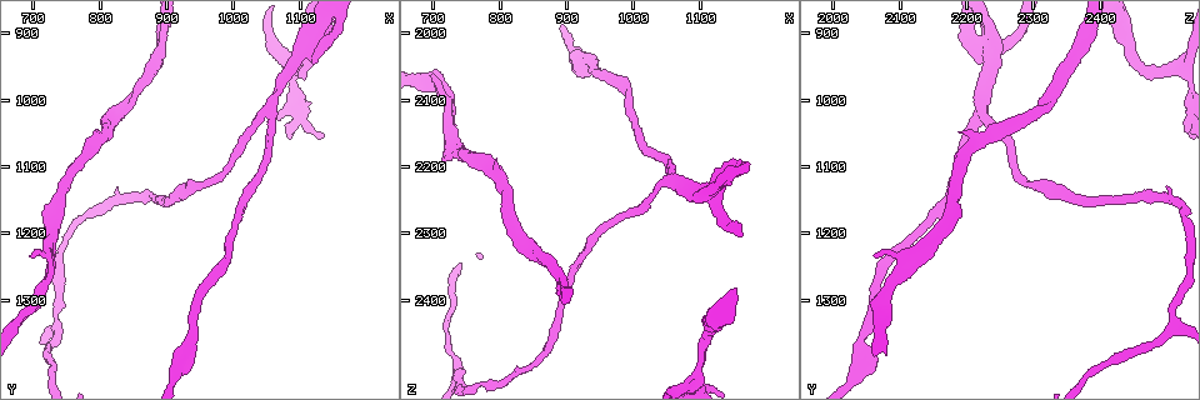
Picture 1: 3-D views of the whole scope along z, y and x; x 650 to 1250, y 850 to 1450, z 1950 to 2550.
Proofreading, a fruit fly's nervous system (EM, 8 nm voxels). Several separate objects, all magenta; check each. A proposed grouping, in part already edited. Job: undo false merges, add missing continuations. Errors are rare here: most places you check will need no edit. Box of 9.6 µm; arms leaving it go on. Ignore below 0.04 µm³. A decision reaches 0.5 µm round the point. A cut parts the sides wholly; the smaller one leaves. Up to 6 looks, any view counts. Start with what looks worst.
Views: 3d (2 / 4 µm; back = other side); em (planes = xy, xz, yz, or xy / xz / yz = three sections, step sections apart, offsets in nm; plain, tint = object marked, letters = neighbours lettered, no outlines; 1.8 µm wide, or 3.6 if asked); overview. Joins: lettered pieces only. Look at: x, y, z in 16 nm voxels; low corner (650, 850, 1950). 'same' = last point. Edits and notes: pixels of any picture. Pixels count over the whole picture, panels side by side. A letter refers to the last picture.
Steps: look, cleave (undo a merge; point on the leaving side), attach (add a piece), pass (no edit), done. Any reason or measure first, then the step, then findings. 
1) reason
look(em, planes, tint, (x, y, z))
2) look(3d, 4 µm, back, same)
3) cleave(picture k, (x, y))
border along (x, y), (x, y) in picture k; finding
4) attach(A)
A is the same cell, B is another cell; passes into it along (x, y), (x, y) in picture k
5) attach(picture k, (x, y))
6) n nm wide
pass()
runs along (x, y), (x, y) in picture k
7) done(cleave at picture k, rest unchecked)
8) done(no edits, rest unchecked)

look(em, planes, plain, (1105, 920, 2245))

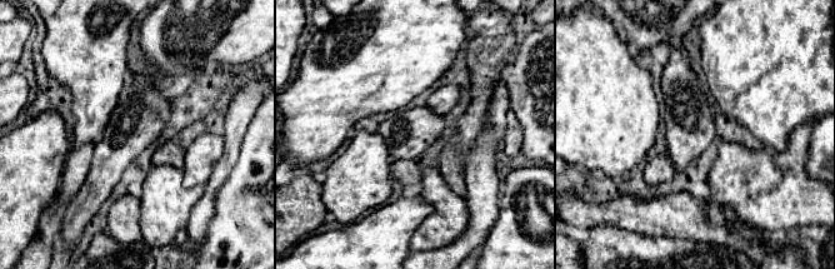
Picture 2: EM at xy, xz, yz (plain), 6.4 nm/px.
with the object marked
look(em, planes, tint, same)

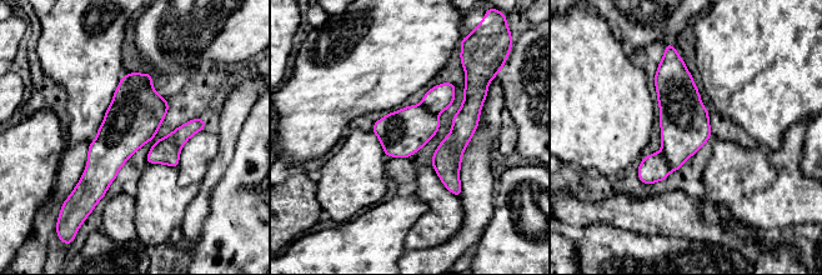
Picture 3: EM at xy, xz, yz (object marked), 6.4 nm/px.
what lies round it
look(em, planes, letters, same)

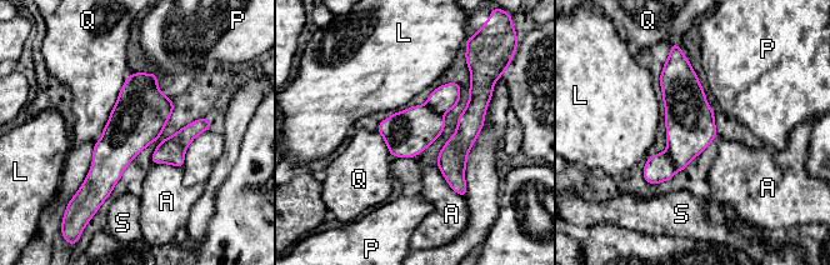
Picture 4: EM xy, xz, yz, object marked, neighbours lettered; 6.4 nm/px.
pass()
A, L, P, Q and S are other cells; border along (436, 164), (445, 181), (465, 198) in picture 4; one cell here

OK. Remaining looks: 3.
two arms in line, one across
look(em, yz, step 4, tint, (1055, 1025, 2225))

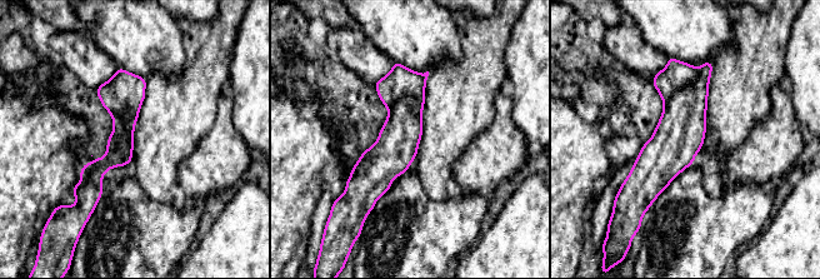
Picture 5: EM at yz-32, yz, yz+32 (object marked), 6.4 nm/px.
look(em, planes, tint, same)

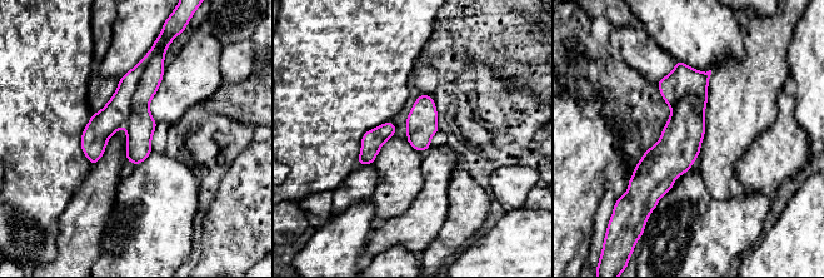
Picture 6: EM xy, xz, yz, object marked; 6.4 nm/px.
look(em, planes, letters, same)

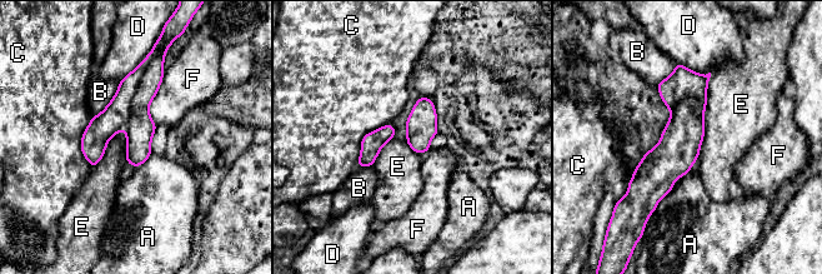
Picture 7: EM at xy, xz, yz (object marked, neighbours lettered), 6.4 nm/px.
pass()
A, B, C, D, E and F are other cells; border along (711, 74), (698, 155) in picture 7; all the same cell

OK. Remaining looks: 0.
done(no edits, rest unchecked)

